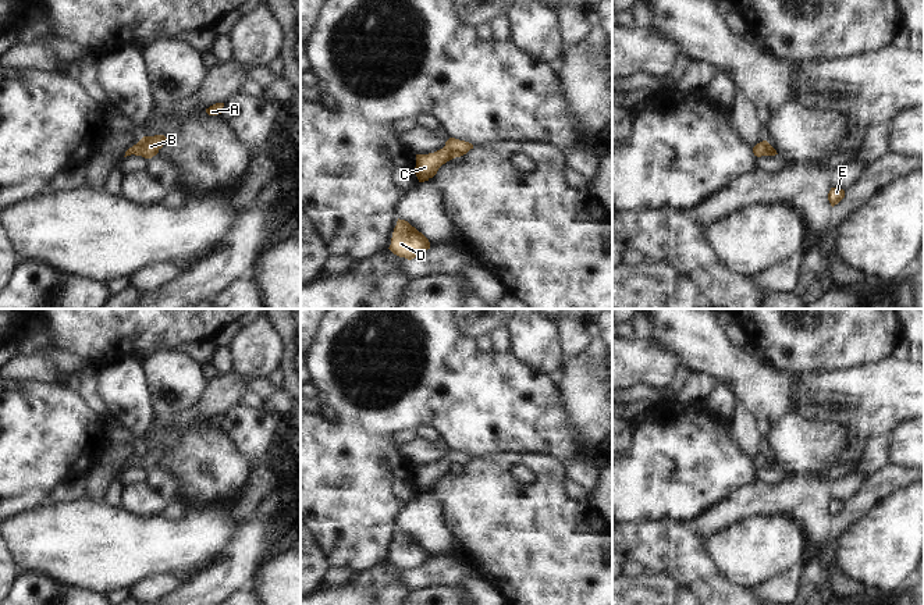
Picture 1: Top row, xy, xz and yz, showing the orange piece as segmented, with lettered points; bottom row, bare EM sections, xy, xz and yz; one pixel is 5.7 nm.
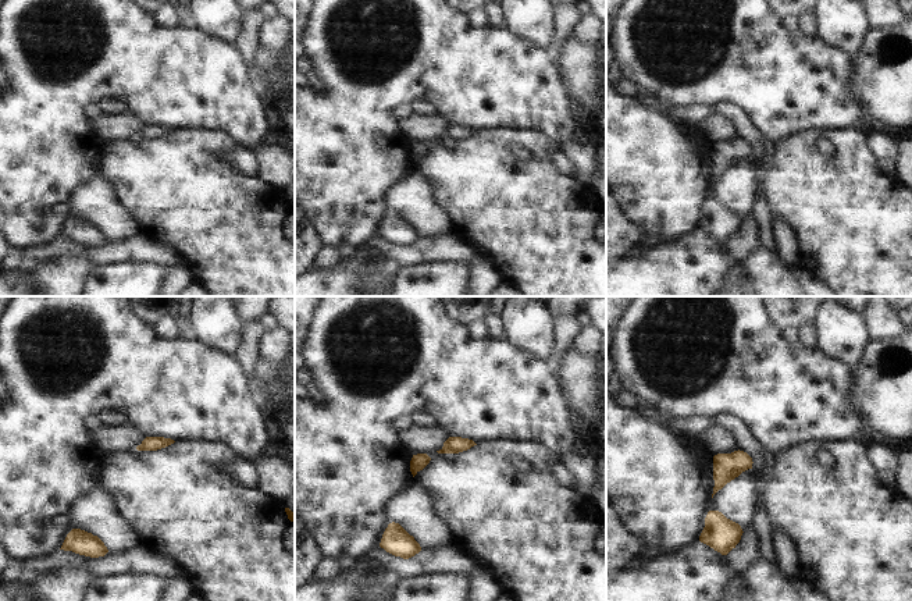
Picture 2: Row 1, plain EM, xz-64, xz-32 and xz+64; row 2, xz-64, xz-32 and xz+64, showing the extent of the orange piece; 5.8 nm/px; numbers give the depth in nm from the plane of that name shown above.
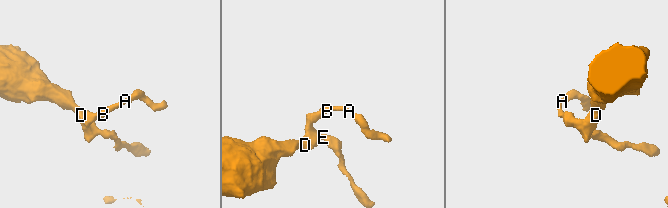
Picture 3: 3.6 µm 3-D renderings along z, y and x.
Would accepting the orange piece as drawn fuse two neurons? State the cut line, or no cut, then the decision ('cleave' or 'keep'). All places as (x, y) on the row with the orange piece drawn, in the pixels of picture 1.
cut none; keep

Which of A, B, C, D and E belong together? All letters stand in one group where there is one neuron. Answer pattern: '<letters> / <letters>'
A B C D E

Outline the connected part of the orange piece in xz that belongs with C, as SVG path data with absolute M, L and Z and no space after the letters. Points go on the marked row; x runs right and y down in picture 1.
M449 138L440 150L429 154L416 154L415 174L419 182L429 181L443 164L466 154L470 149L473 149L472 143Z

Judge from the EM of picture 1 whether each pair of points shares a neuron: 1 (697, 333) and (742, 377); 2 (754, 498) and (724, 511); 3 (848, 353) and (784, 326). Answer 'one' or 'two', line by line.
1: one
2: one
3: one

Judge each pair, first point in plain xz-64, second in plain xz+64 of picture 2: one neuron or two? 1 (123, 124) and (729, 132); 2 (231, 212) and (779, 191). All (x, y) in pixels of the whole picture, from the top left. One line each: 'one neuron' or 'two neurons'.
1: one neuron
2: one neuron

